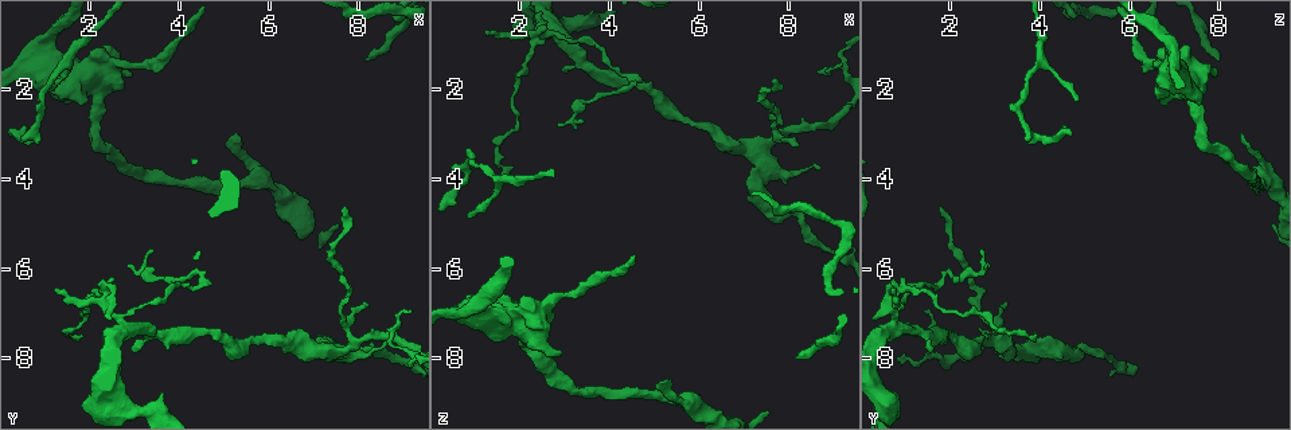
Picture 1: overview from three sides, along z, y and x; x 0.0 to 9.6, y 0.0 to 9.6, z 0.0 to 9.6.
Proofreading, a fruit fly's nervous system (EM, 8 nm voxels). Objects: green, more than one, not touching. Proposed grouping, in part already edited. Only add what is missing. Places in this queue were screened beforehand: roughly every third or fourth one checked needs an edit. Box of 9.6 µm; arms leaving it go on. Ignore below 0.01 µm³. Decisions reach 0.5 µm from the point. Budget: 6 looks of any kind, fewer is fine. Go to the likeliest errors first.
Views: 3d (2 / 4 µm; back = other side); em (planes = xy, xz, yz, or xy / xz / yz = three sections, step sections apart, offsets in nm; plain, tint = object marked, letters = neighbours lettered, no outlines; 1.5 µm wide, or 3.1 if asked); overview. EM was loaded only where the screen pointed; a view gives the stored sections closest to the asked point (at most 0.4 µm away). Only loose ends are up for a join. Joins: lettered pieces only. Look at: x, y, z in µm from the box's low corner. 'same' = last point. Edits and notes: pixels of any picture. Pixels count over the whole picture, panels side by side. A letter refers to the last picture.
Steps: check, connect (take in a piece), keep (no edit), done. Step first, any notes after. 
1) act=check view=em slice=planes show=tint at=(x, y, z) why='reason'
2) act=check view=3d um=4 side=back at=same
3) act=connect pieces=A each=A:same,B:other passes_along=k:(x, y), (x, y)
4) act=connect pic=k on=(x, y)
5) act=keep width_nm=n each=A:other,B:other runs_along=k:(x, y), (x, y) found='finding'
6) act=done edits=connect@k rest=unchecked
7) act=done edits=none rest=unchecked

act=check view=3d um=2 at=(7.60, 4.70, 1.75) why='long arm stops here'

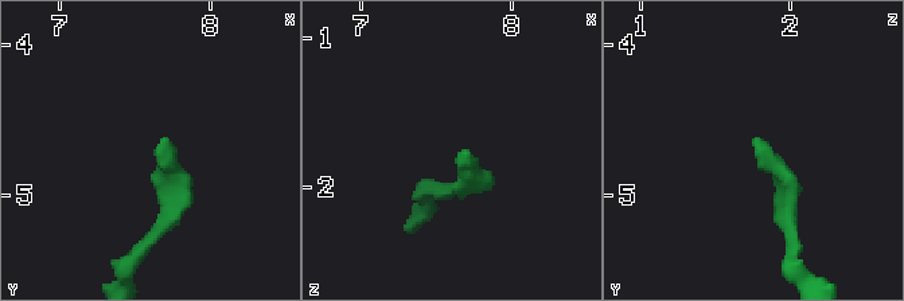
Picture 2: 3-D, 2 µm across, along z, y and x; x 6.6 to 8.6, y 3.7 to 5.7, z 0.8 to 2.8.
act=check view=em slice=xz step=4 show=tint at=(7.68, 4.66, 1.74) why='need the tissue'

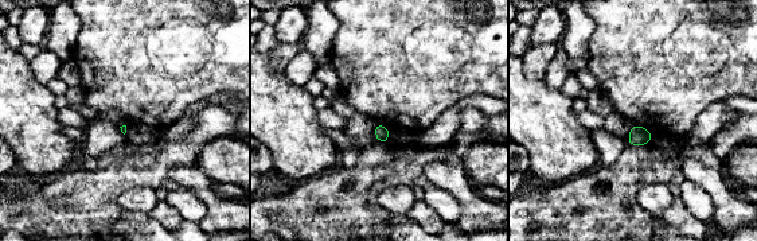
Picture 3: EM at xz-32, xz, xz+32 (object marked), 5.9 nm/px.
act=check view=em slice=planes show=letters at=same why='cut it another way'

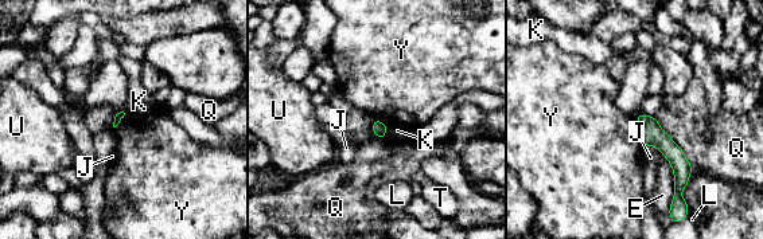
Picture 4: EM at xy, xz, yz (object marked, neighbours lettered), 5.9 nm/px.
act=keep longest_contact=Q:400nm each=E:other,J:other,K:other,L:other,Q:other,T:other,U:other,Y:other found='no lettered piece goes on from it'

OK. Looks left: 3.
act=check view=em slice=yz step=8 show=tint at=(2.60, 6.30, 0.65) why='an open end'

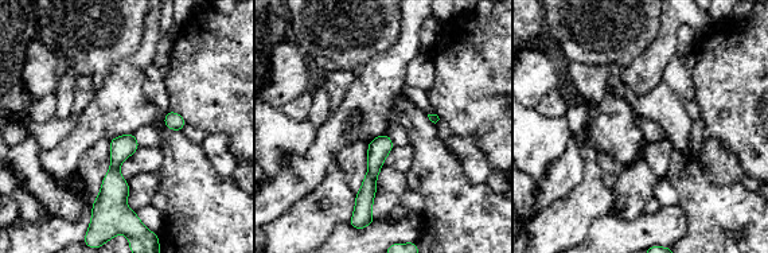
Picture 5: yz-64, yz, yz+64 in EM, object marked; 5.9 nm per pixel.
act=check view=em slice=planes show=tint at=same why='another direction'

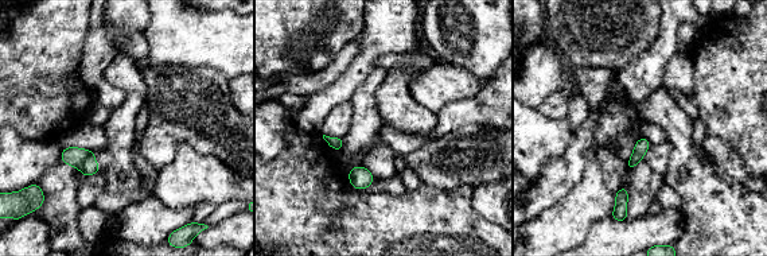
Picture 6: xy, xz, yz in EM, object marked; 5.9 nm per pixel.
act=check view=em slice=planes show=letters at=same

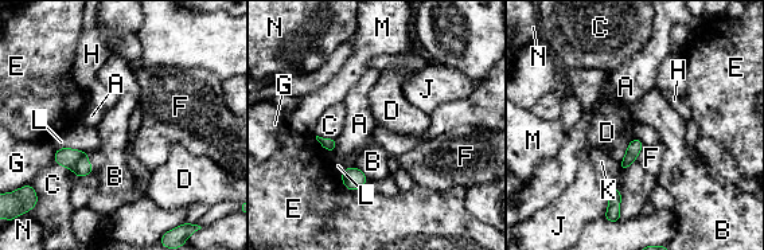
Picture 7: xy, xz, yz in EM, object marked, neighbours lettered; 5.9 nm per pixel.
act=keep each=A:other,B:other,C:other,D:other,E:other,F:other,G:other,H:other,J:other,K:other,L:other,M:other,N:other border=7:(55, 149), (77, 148), (88, 152) found='no lettered piece goes on from it'

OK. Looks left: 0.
act=done edits=none rest=unchecked

